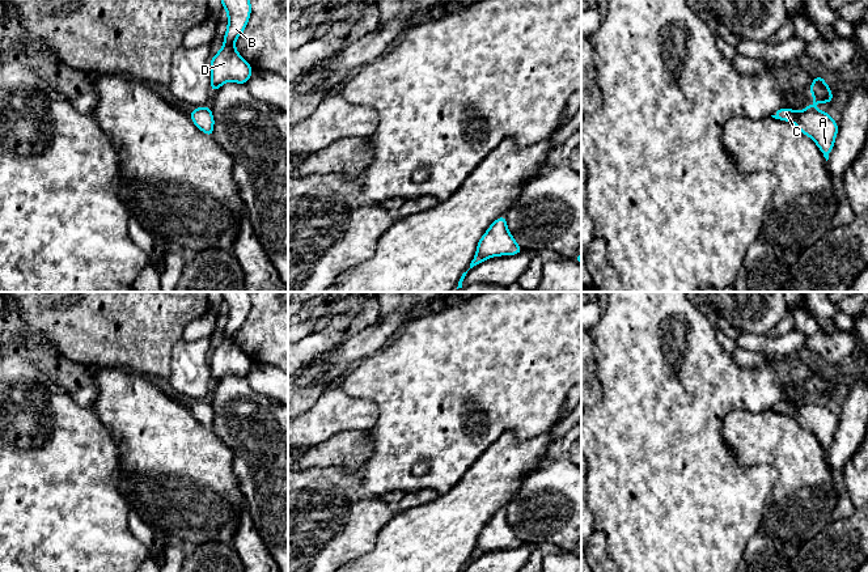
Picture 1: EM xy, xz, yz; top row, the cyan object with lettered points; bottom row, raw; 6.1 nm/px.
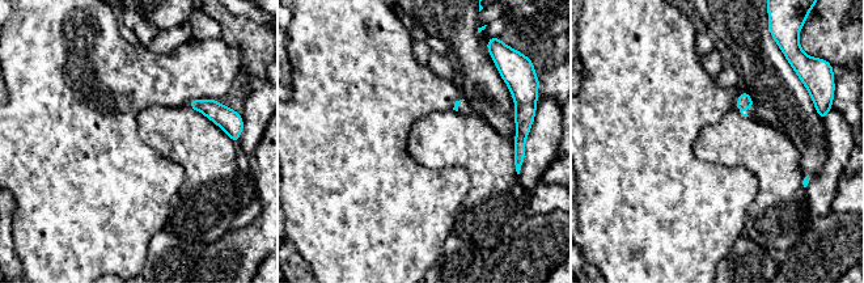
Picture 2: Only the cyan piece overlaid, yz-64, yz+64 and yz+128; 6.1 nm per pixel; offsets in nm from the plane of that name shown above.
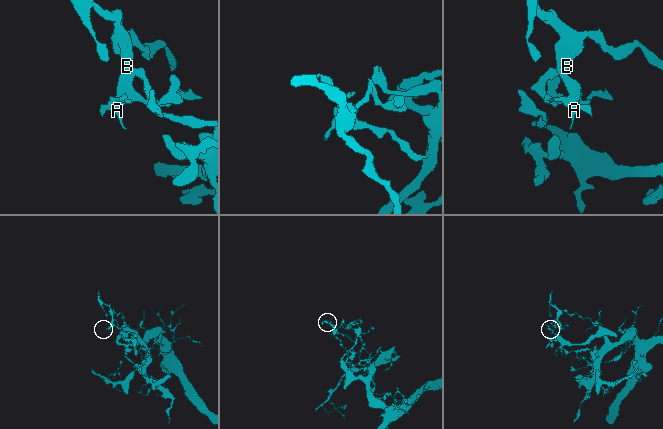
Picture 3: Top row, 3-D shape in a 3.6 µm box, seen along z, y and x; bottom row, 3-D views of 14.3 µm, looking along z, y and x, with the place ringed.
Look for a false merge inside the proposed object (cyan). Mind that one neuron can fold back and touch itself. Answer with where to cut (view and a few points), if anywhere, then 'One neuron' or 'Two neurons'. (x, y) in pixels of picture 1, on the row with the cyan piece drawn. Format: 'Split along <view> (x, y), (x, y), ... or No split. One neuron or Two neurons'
No split. One neuron

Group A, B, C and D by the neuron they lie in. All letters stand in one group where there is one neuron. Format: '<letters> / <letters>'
A B C D

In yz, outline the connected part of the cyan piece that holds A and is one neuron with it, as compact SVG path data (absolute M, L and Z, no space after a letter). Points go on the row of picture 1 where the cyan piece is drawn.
M823 75L813 79L810 84L810 93L813 96L813 105L806 106L803 111L796 113L793 109L778 109L774 115L775 119L787 120L795 123L800 131L810 136L818 145L826 161L834 147L834 140L838 134L838 123L825 113L814 107L817 102L831 103L834 101L830 92L830 85L826 85Z

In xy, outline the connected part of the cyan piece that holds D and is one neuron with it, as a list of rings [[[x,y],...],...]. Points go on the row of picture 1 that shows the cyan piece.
[[[221,0],[221,4],[228,12],[228,29],[221,50],[211,59],[211,93],[226,81],[247,84],[253,71],[234,46],[249,22],[250,0]]]

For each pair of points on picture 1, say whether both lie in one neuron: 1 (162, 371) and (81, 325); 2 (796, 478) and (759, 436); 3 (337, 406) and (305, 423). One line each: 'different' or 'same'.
1: same
2: same
3: same

